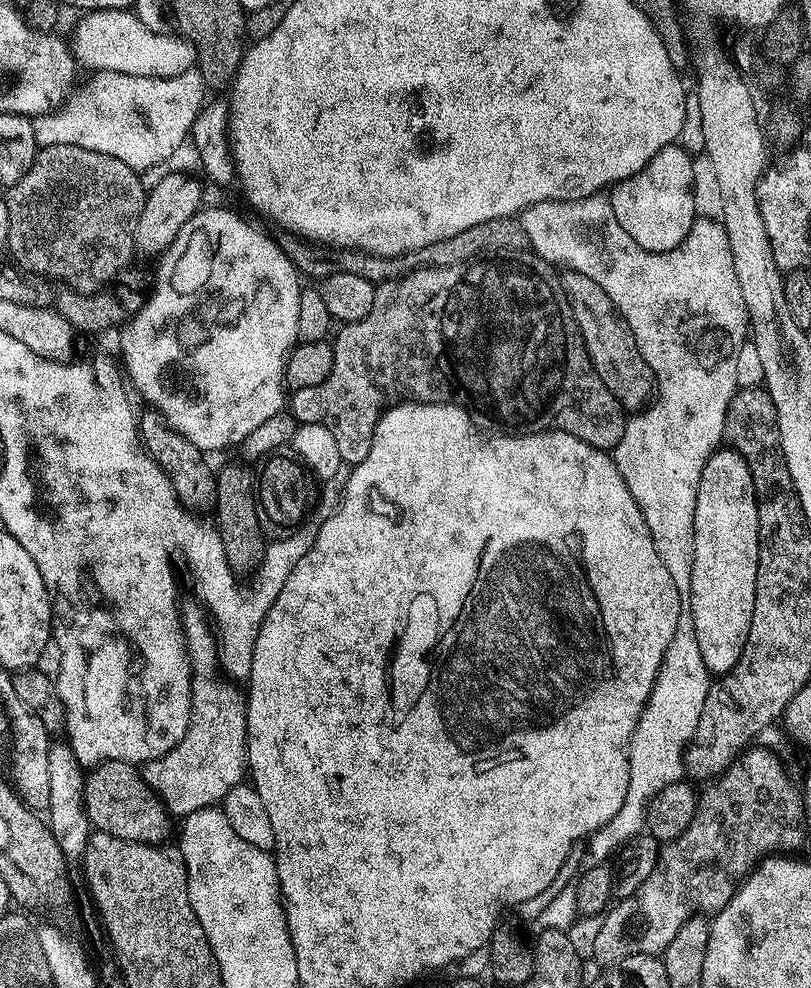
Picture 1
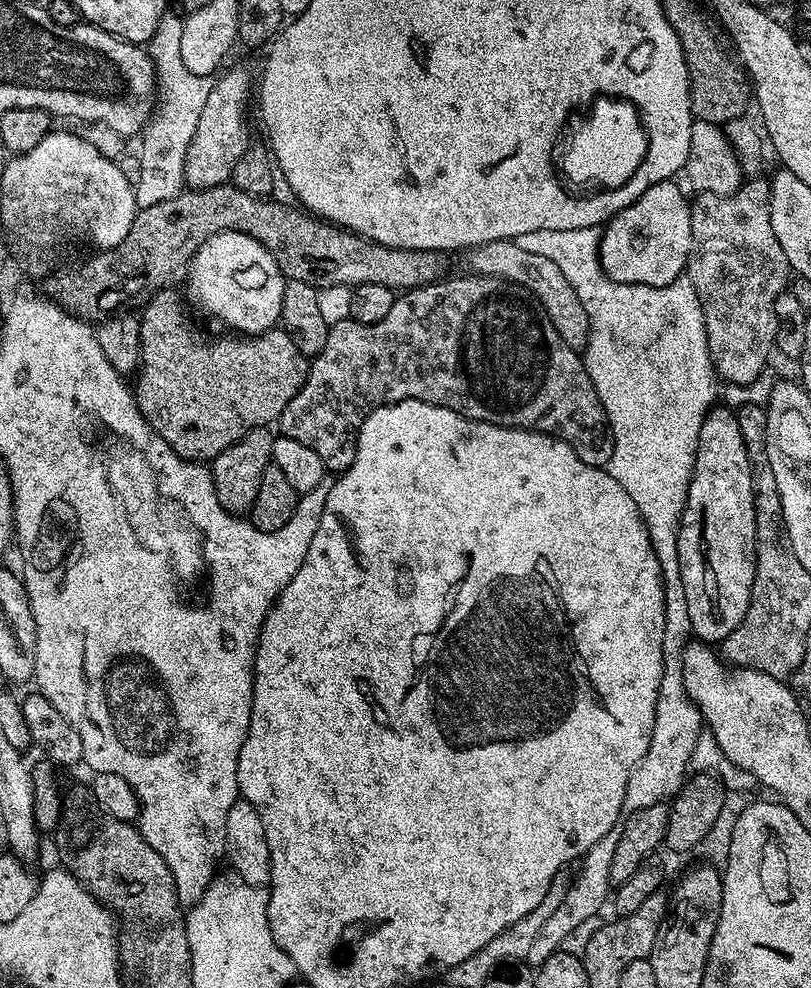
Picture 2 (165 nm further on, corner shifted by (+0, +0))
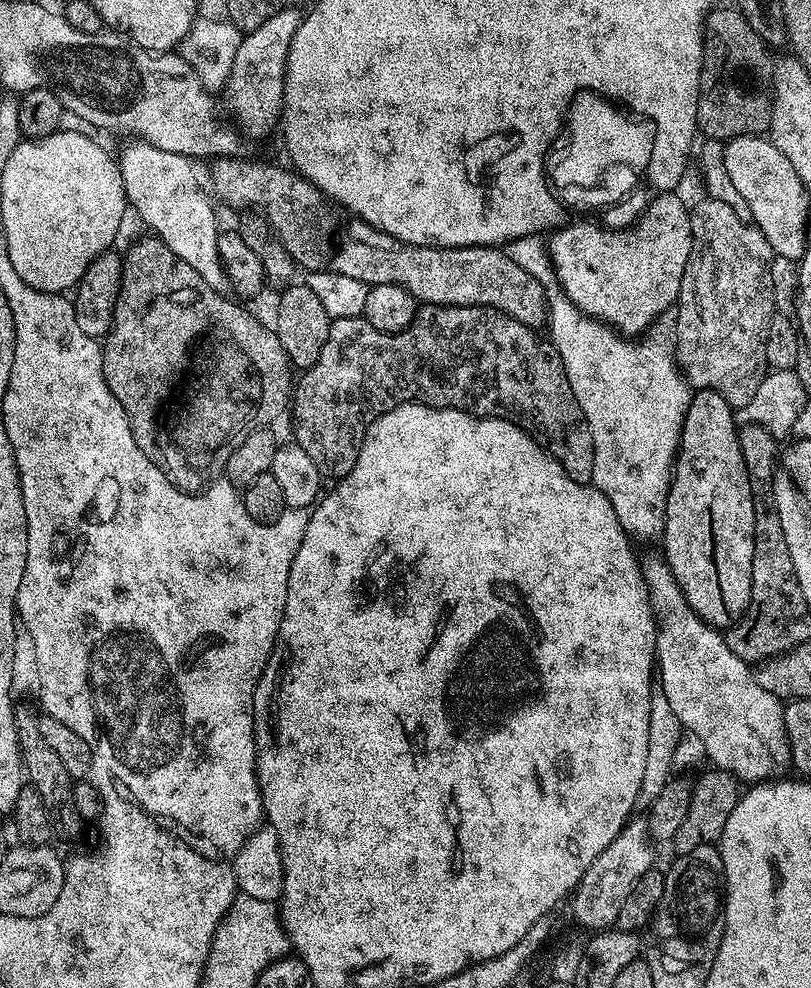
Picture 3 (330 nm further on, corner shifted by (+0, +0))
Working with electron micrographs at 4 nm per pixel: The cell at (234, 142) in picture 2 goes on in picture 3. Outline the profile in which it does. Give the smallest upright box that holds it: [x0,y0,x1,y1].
[226,6,302,136]

